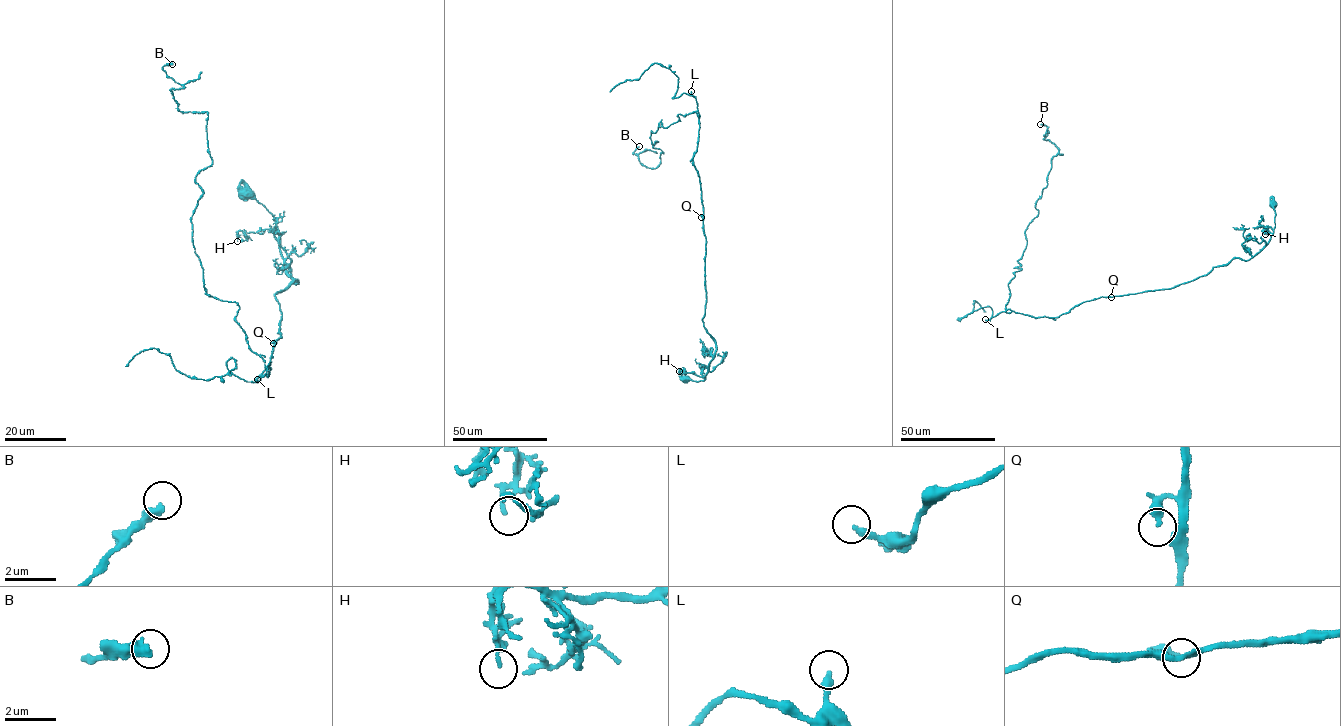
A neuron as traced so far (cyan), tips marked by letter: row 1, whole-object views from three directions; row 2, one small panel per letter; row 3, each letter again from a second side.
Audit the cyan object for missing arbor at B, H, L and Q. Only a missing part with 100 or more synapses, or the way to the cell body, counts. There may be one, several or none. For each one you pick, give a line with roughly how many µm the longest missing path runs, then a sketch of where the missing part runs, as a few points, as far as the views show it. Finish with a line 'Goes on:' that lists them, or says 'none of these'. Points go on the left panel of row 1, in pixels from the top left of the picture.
Goes on: none of these

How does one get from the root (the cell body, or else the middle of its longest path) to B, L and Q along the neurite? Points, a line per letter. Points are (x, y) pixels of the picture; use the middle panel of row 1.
B: (685, 378), (703, 381), (716, 353), (702, 320), (698, 115), (651, 131), (663, 152), (655, 168), (639, 146)
L: (685, 378), (703, 381), (716, 353), (715, 340), (702, 320), (706, 236), (693, 162), (699, 114), (691, 91)
Q: (685, 378), (703, 381), (716, 353), (715, 340), (702, 320), (706, 302), (706, 236), (702, 214), (701, 217)

